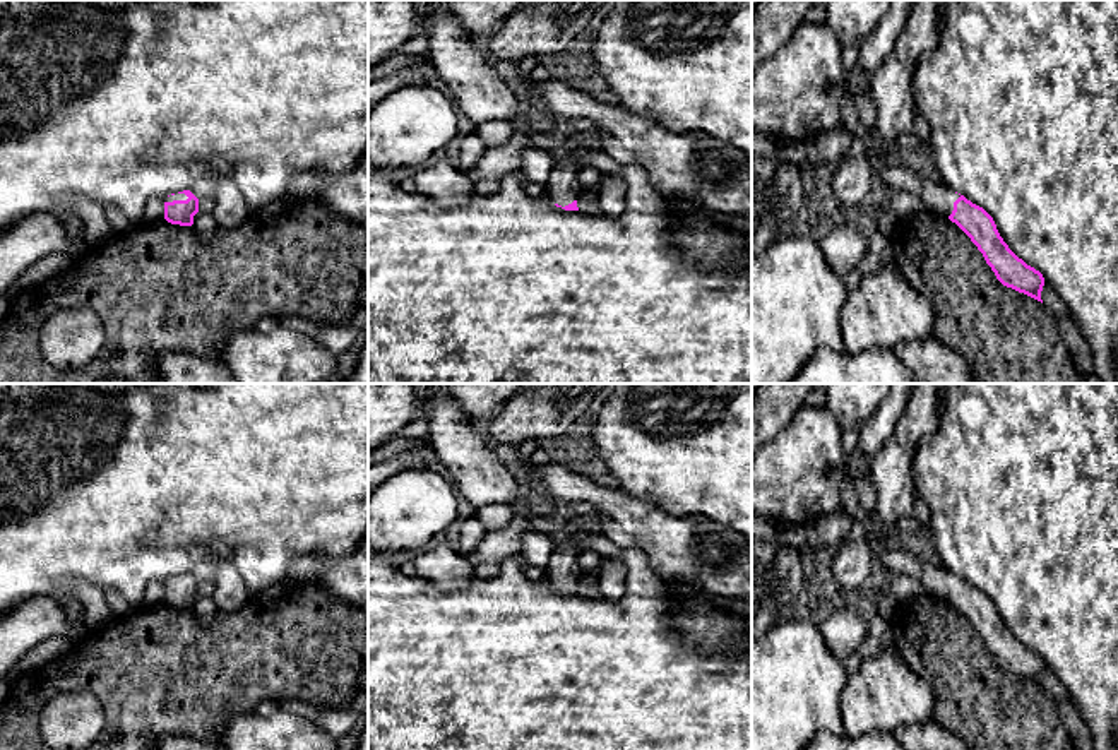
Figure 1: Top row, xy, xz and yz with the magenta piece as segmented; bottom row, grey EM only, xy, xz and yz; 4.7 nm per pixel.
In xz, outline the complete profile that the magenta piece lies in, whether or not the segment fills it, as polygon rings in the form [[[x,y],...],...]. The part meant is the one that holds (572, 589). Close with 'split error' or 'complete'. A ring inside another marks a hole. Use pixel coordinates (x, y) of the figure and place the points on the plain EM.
[[[570,538],[562,548],[555,550],[548,567],[544,568],[548,582],[565,594],[579,594],[579,551],[575,538]]] | split error

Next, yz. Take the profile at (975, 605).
[[[882,550],[880,560],[887,572],[914,577],[926,592],[955,606],[978,630],[1003,670],[1043,687],[1043,658],[1008,632],[993,601],[983,591],[955,577],[942,565],[926,563],[906,550]]] | split error

